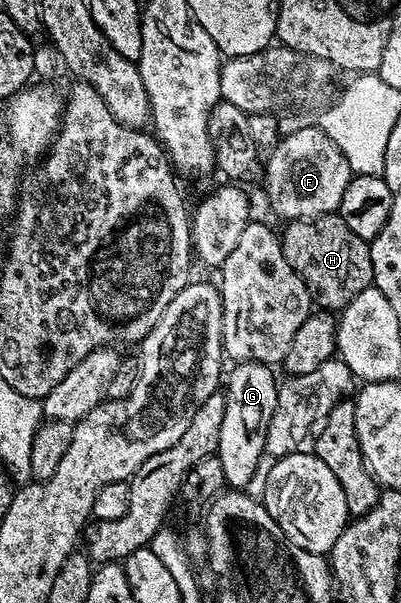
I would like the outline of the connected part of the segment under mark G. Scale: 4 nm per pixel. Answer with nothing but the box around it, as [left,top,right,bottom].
[216,362,279,489]

